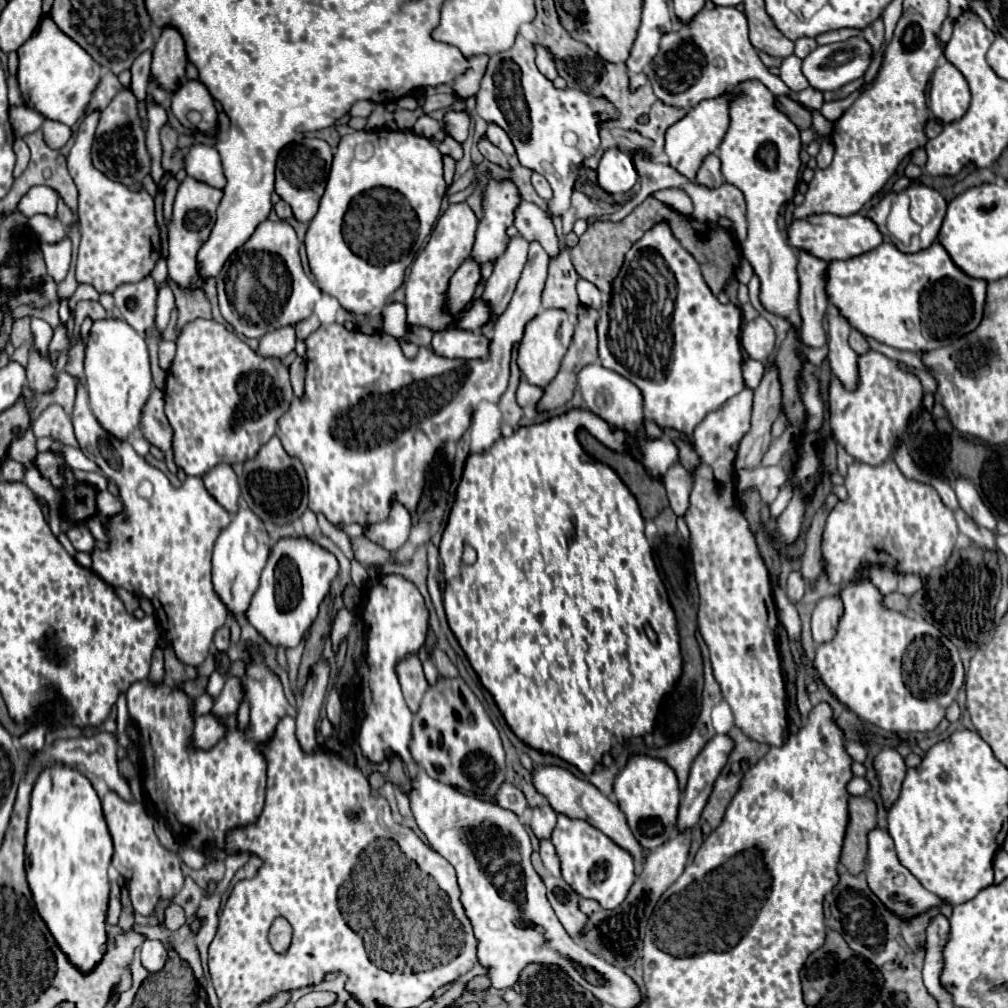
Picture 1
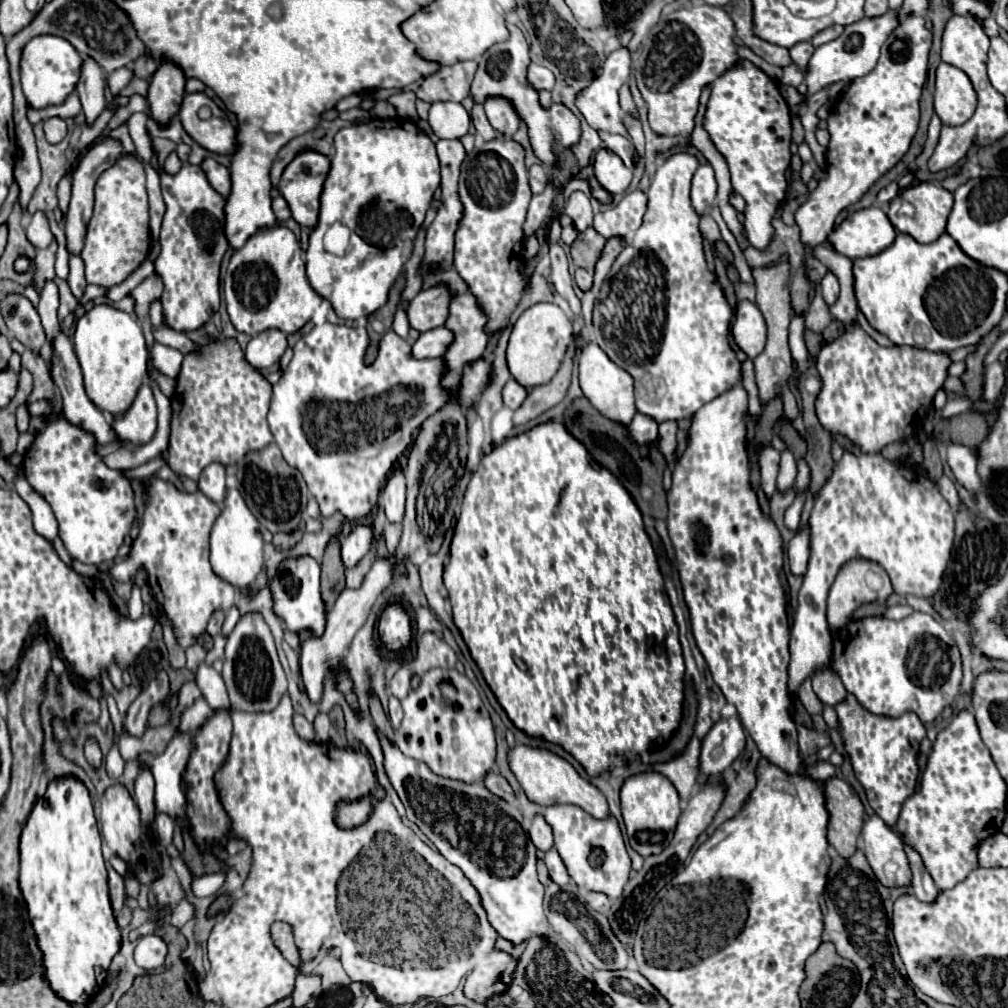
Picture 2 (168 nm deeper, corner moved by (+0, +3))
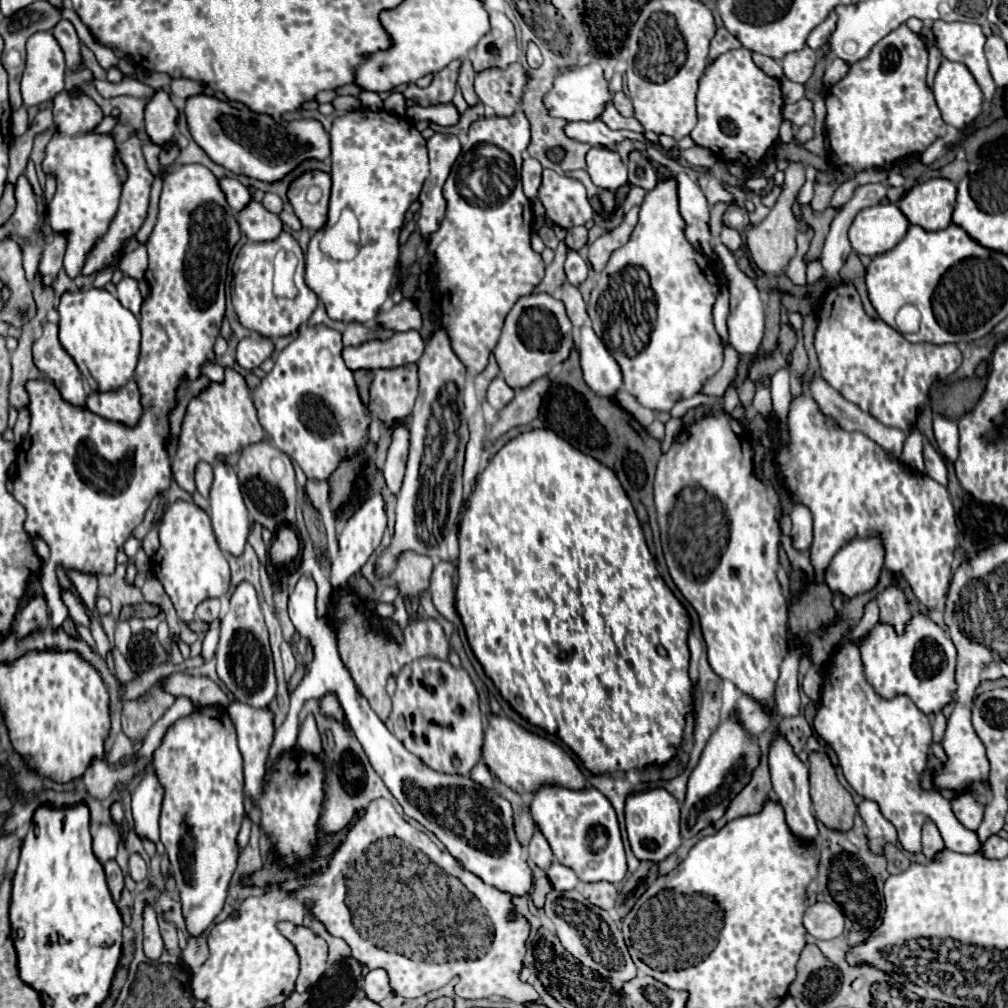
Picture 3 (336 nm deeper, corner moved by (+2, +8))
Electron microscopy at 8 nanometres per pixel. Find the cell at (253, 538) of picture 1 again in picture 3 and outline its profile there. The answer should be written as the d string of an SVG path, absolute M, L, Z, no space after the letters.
M218 462L214 466L214 482L212 482L212 490L210 490L210 516L212 516L212 530L216 536L216 542L220 546L222 552L232 554L232 556L240 556L244 552L244 546L248 542L248 534L250 534L250 516L248 510L244 506L242 500L242 492L240 492L240 484L236 478L236 472L232 470L230 464L226 462Z

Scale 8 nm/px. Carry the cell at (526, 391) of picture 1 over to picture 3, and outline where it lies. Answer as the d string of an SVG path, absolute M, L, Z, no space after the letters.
M496 376L488 388L488 402L492 408L502 410L510 400L514 398L514 390L502 380L502 376Z

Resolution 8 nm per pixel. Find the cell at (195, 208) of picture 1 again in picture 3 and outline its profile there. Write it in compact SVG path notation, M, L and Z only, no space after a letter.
M202 164L174 166L164 178L158 222L148 240L150 266L146 270L146 280L150 284L150 296L144 300L140 312L142 354L136 368L144 414L138 426L128 428L124 424L108 422L90 410L68 404L52 382L40 380L26 384L32 422L26 440L18 446L18 474L12 494L26 508L26 532L46 540L54 564L62 564L66 570L76 568L84 574L112 574L118 548L122 548L132 530L142 522L152 498L170 486L172 472L164 446L164 440L168 438L168 412L176 404L176 386L182 378L198 378L204 360L214 358L212 346L220 334L226 310L224 280L228 258L238 240L238 222L218 188L218 178Z

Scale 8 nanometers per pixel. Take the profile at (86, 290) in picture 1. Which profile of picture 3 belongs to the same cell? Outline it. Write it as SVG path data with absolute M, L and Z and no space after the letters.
M60 92L54 98L54 122L58 126L46 148L44 172L54 174L58 188L48 206L50 226L54 232L68 234L68 248L64 256L64 272L76 278L82 270L86 252L94 246L98 234L104 234L110 220L118 210L120 188L127 172L110 134L92 134L94 126L102 120L102 110L88 96L70 98Z

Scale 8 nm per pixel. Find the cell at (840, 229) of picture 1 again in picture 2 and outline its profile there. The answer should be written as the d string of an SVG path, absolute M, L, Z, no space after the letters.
M868 207L846 217L830 235L838 253L858 259L882 253L896 239L896 229L878 207Z

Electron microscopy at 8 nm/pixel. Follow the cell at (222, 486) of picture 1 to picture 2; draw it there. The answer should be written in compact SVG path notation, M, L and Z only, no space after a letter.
M212 463L212 465L208 465L208 467L202 471L202 475L200 475L200 479L198 479L198 489L200 489L210 501L214 501L216 505L222 505L224 493L226 493L226 483L224 483L224 479L226 479L224 467L218 465L218 463Z

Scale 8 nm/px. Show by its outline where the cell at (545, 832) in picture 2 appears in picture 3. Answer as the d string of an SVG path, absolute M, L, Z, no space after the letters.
M540 830L534 832L534 836L532 836L530 844L528 844L528 854L530 854L530 860L536 862L544 870L546 870L546 864L550 864L554 860L550 844L548 844L548 840L544 838L544 834Z

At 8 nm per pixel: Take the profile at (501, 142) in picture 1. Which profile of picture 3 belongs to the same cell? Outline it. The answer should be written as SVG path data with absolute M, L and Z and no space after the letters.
M516 62L502 72L500 68L488 68L476 76L474 88L484 106L490 106L496 116L512 116L522 104L526 84L530 82L528 70Z

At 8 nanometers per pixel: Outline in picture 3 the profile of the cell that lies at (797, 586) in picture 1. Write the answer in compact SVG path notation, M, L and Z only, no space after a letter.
M794 504L790 512L792 518L792 544L798 552L806 552L812 544L812 514L804 504Z

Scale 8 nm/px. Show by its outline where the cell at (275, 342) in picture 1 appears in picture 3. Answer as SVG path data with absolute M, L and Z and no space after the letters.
M244 338L236 348L236 360L242 368L254 370L274 352L274 342L270 338Z

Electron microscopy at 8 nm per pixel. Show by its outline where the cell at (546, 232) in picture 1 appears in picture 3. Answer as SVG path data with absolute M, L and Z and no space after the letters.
M564 282L560 288L562 288L560 300L562 300L564 306L566 306L568 318L570 318L570 322L572 322L576 328L580 328L580 326L584 324L584 320L588 318L588 314L586 314L586 302L582 300L580 290L578 290L576 286L572 286L570 282Z

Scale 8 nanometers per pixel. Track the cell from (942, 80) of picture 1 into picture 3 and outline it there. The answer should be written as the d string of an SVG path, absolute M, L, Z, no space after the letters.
M942 60L932 92L942 120L958 130L966 128L982 112L982 92L970 70L960 62Z

